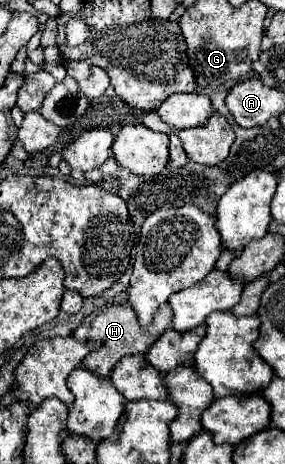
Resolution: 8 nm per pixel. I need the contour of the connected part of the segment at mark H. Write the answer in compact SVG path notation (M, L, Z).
M163 303L153 319L153 323L143 329L135 317L135 311L131 309L131 305L111 305L109 309L105 309L103 313L99 313L91 325L91 335L89 335L89 341L93 341L93 349L91 353L85 357L83 361L83 367L93 371L95 375L99 377L107 377L113 367L125 357L125 355L139 355L139 353L145 353L153 341L157 337L161 337L161 333L165 329L171 327L171 321L173 321L173 311L171 311L171 305L169 303Z

